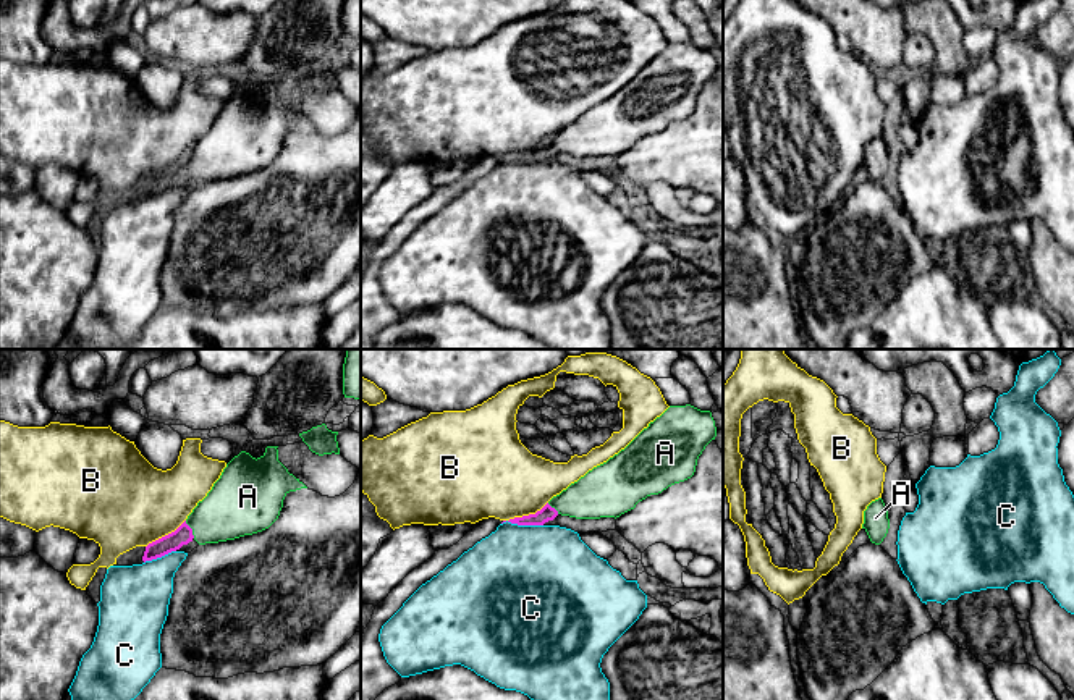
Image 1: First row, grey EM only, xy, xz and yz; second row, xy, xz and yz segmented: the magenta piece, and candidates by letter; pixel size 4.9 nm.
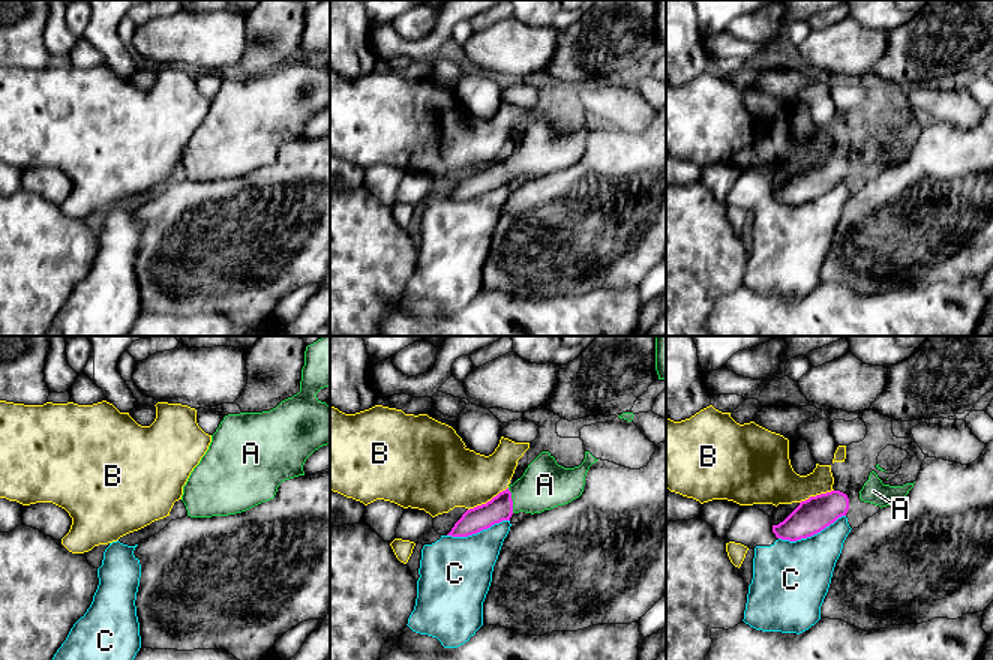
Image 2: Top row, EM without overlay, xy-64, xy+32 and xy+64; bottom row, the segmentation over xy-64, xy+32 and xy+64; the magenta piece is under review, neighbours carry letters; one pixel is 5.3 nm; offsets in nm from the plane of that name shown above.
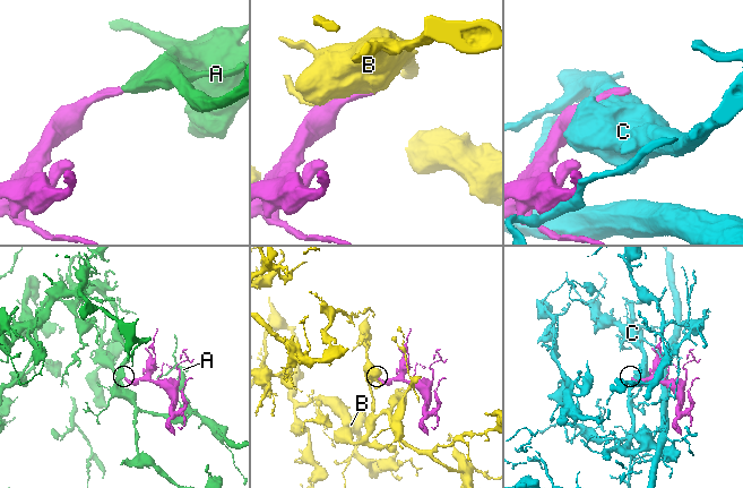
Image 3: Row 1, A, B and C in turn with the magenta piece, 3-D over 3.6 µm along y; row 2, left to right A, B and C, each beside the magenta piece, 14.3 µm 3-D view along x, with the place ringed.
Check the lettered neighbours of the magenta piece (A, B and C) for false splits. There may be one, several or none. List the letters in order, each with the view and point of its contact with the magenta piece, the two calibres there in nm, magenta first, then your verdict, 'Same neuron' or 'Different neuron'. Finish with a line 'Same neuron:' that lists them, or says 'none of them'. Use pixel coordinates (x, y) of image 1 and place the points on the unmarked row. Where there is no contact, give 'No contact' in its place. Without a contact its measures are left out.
A: Touches magenta at xy (191, 167). Thickness 90 nm (magenta) against 300 nm. Same neuron
B: Touches magenta at xy (165, 173). Thickness 90 nm (magenta) against 440 nm. Different neuron
C: Touches magenta at xz (523, 162). Thickness 80 nm (magenta) against 500 nm. Different neuron
Same neuron: A

